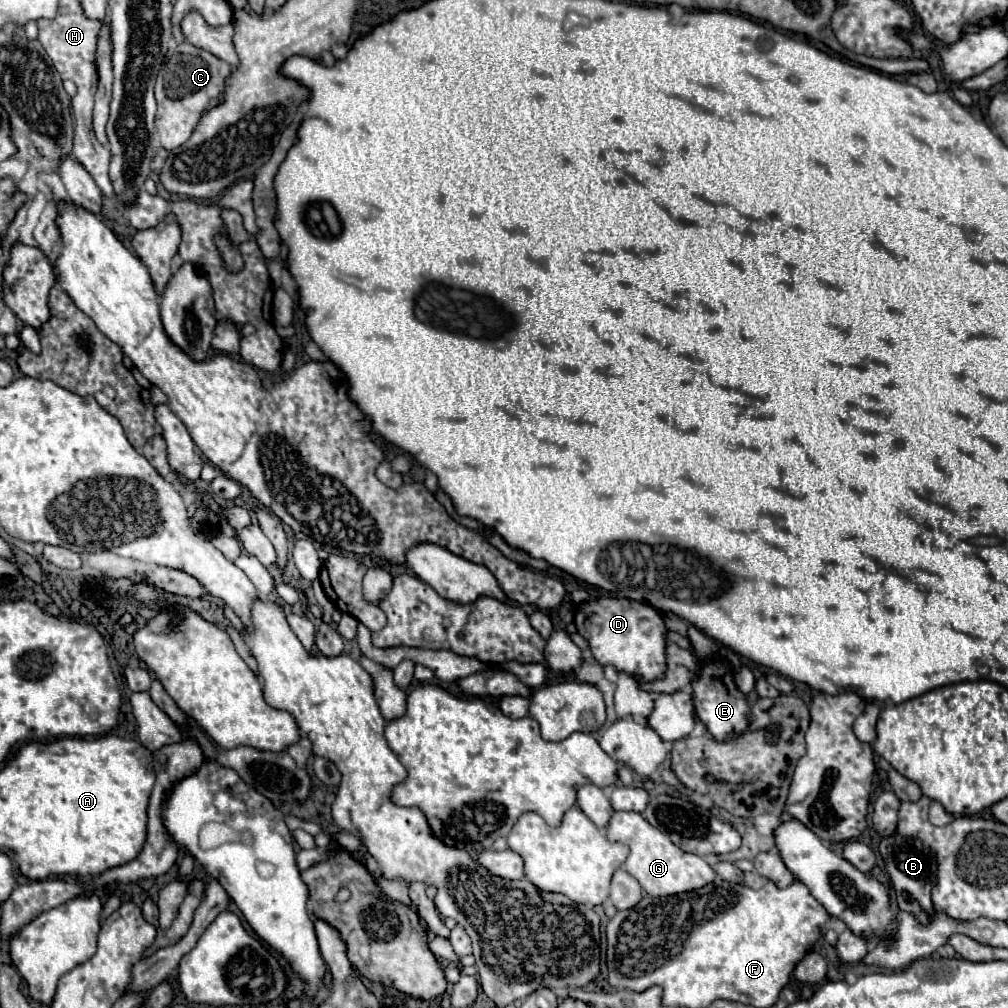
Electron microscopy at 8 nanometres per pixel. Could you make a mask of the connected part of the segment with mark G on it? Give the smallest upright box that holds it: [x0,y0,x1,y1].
[605,811,715,897]

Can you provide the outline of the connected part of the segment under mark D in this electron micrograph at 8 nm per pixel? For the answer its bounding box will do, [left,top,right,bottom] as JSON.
[575,597,665,681]

